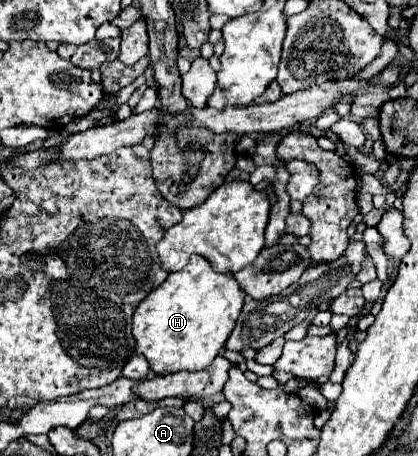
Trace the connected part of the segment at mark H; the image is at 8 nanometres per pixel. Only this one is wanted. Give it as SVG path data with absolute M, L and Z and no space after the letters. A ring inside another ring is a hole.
M192 255L182 271L170 273L168 279L136 307L132 321L136 353L144 355L158 375L208 367L232 333L244 297L244 291L240 291L230 271L212 271L212 265L204 257Z

